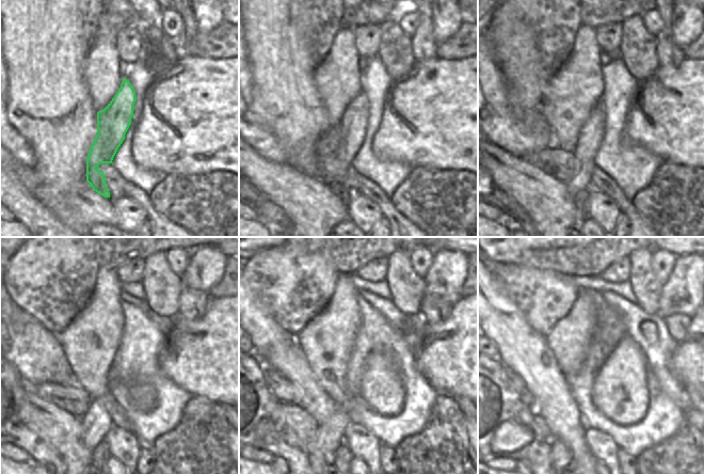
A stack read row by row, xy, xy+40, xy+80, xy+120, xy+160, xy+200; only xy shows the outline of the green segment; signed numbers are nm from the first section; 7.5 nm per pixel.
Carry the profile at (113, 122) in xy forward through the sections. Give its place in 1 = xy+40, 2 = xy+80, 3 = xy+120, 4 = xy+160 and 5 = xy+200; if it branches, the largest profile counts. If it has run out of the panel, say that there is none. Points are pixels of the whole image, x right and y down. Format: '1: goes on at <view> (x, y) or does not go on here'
1: goes on at xy+40 (332, 157)
2: goes on at xy+80 (574, 169)
3: goes on at xy+120 (96, 421)
4: goes on at xy+160 (330, 440)
5: goes on at xy+200 (559, 454)

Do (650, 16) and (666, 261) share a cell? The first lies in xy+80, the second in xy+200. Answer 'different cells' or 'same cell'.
same cell

